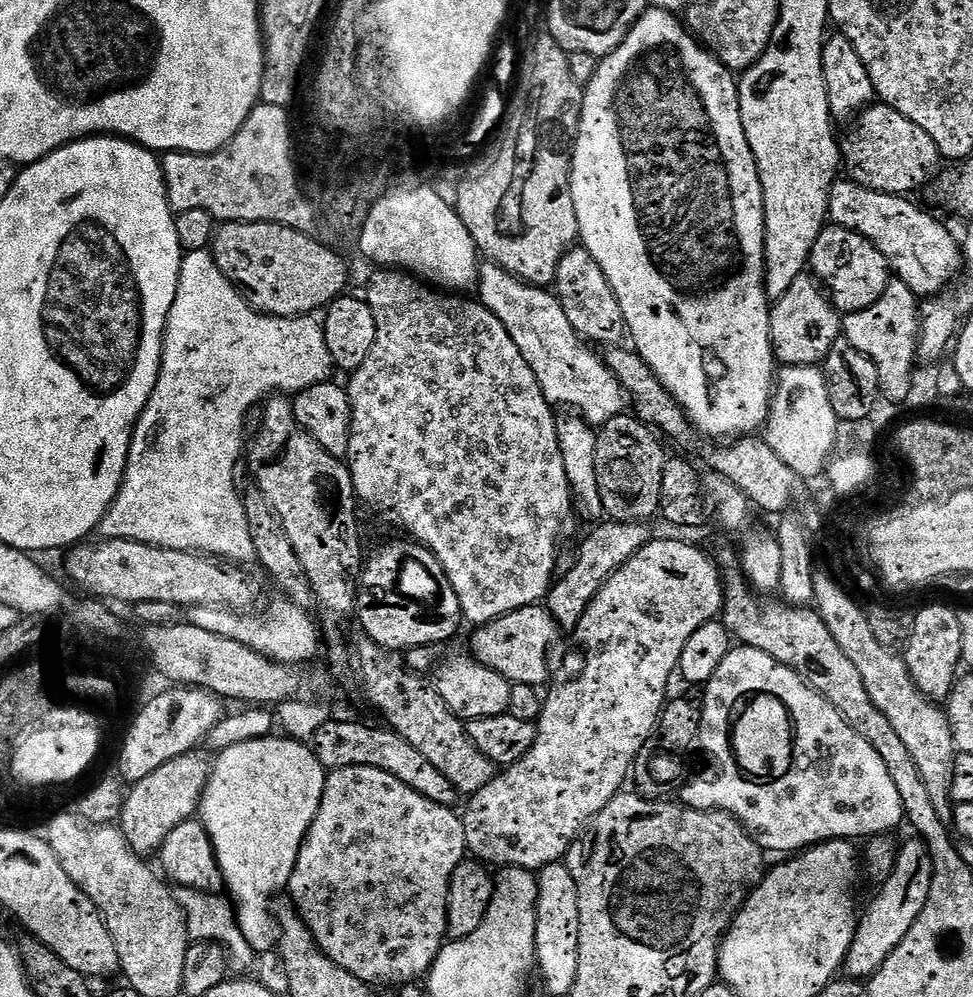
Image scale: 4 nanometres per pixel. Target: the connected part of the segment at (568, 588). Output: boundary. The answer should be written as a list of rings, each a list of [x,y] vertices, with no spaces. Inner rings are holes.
[[[600,522],[596,528],[580,544],[580,549],[576,552],[576,561],[572,564],[572,569],[568,573],[561,575],[552,585],[552,589],[546,597],[546,607],[548,613],[558,622],[561,631],[566,634],[575,633],[579,628],[582,614],[586,614],[586,606],[594,602],[594,598],[606,581],[616,573],[619,568],[642,546],[646,546],[649,540],[653,539],[654,532],[648,529],[647,523],[631,524],[630,522]]]

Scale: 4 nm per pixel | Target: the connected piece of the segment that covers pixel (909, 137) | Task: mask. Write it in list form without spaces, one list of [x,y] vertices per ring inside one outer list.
[[[869,104],[848,130],[848,137],[842,140],[842,168],[847,179],[863,188],[908,196],[919,188],[927,189],[941,171],[942,157],[934,138],[889,104]]]

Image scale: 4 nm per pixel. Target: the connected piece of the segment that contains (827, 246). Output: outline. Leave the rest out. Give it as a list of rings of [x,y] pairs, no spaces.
[[[833,224],[825,225],[812,247],[809,265],[813,275],[827,287],[837,311],[848,315],[868,309],[882,296],[892,279],[885,256],[872,242],[857,232]]]

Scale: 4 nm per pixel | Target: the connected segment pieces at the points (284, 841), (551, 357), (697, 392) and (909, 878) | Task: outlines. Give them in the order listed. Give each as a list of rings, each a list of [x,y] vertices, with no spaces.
[[[273,734],[261,740],[238,742],[238,746],[230,746],[226,751],[215,757],[208,785],[204,791],[204,796],[200,800],[198,819],[203,824],[204,829],[208,831],[208,837],[212,839],[212,849],[216,851],[216,865],[220,868],[220,874],[224,878],[224,888],[234,905],[237,924],[242,930],[243,937],[246,938],[256,954],[268,952],[271,948],[273,951],[277,947],[278,920],[274,915],[274,908],[272,912],[272,899],[279,892],[283,893],[287,889],[290,878],[294,874],[294,866],[298,862],[300,848],[304,845],[306,834],[310,830],[310,826],[318,814],[318,806],[322,802],[325,779],[326,769],[322,766],[322,762],[318,762],[315,751],[308,744],[298,740],[289,740],[280,734]]]
[[[484,262],[478,268],[479,288],[479,303],[488,308],[502,326],[506,326],[510,338],[514,338],[514,346],[522,350],[526,366],[534,370],[534,378],[538,378],[538,386],[542,386],[542,394],[549,404],[565,404],[568,410],[593,426],[625,415],[623,386],[603,359],[595,356],[592,353],[595,351],[581,340],[574,326],[570,326],[570,318],[566,318],[566,310],[562,310],[559,298],[547,287],[526,284],[502,266]]]
[[[649,7],[634,22],[626,38],[610,55],[596,65],[596,73],[584,88],[580,115],[580,132],[572,148],[572,197],[578,218],[578,240],[602,266],[602,274],[610,282],[622,306],[624,327],[631,347],[650,366],[650,370],[666,386],[666,390],[684,407],[697,433],[708,436],[748,438],[768,423],[768,408],[772,405],[778,361],[772,353],[768,285],[764,283],[764,199],[758,166],[746,142],[740,113],[738,80],[717,56],[712,55],[682,23],[679,15],[665,8]]]
[[[911,838],[899,847],[894,870],[879,885],[880,893],[872,900],[868,913],[859,917],[854,942],[844,959],[843,971],[853,980],[867,981],[883,966],[894,950],[910,934],[910,926],[922,914],[926,898],[930,898],[930,882],[934,878],[934,866],[928,845],[919,838]]]

